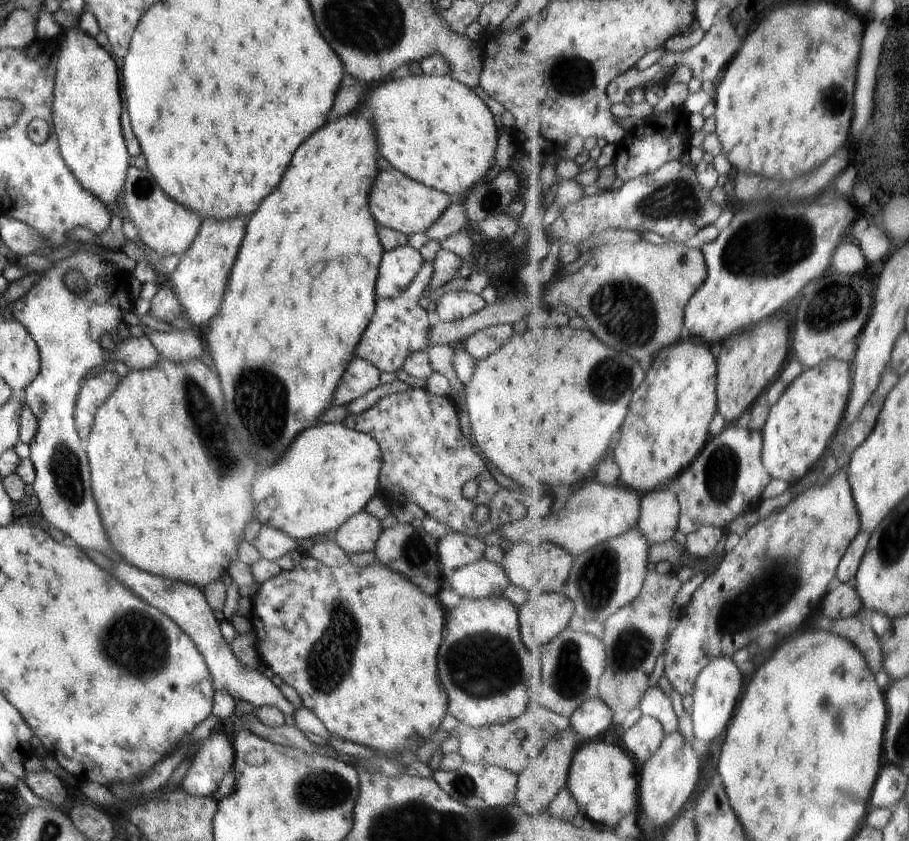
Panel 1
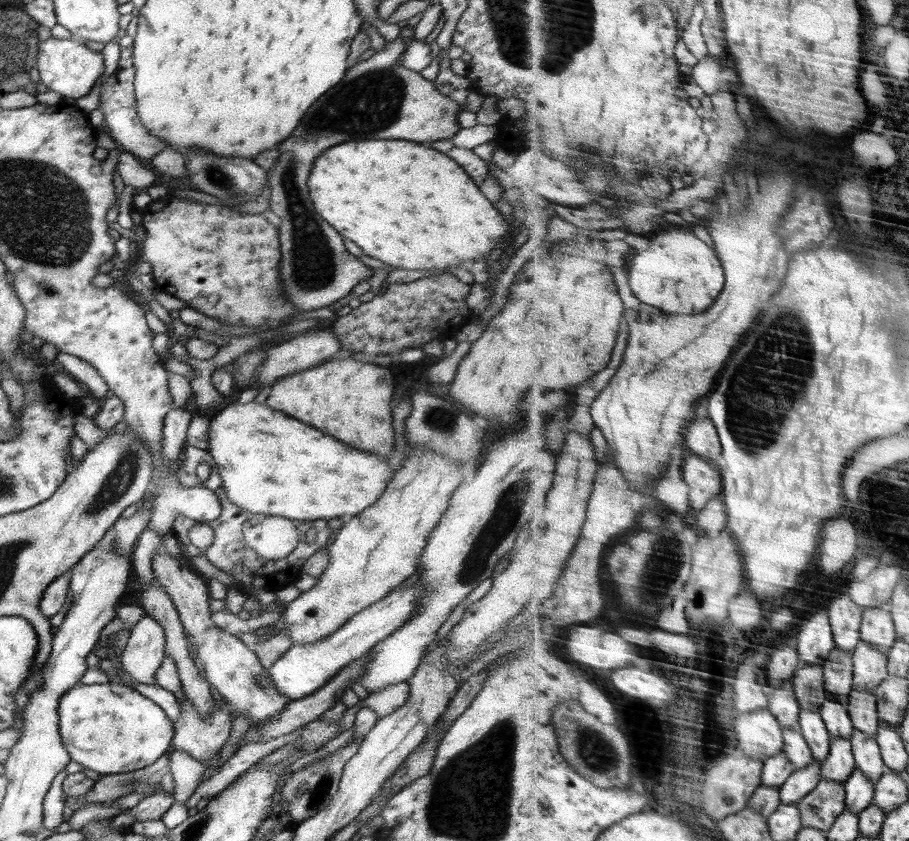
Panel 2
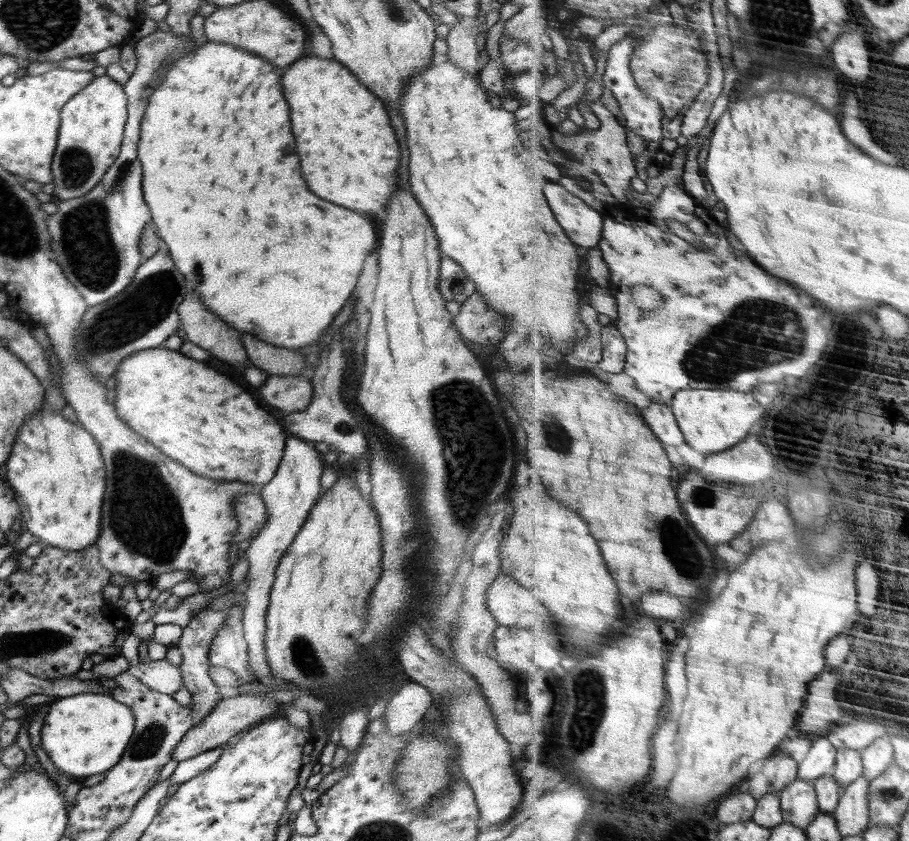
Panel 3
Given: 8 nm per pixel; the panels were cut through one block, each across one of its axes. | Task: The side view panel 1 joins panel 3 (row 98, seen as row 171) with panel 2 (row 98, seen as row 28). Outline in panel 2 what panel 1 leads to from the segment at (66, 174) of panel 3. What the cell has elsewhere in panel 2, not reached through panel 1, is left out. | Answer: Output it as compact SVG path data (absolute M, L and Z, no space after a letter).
M48 38L39 43L36 65L40 81L50 90L62 94L63 98L77 100L86 96L94 88L96 80L103 76L104 59L102 53L90 50L82 41L76 38Z

